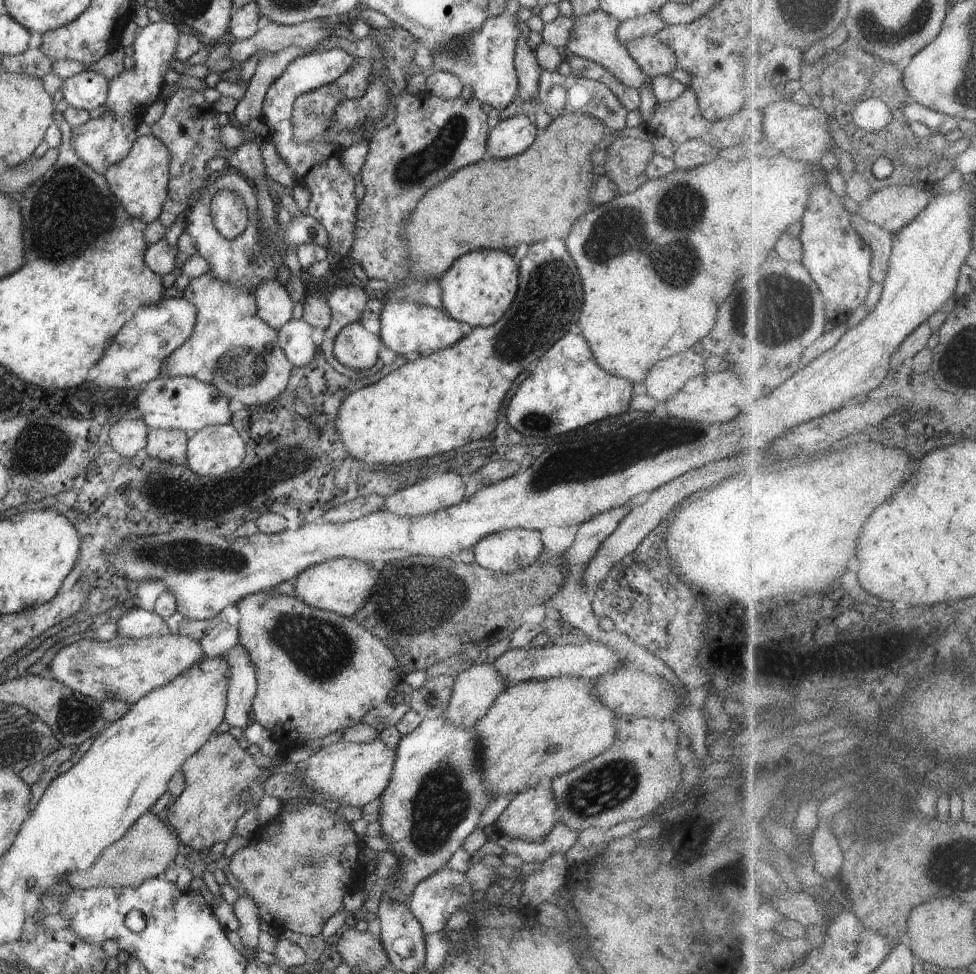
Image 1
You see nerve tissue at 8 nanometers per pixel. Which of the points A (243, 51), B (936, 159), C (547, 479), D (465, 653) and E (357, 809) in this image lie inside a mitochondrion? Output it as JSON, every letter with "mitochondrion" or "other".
{"A":"other","B":"other","C":"mitochondrion","D":"other","E":"other"}

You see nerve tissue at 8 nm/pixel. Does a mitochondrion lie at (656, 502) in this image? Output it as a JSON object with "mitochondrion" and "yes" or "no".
{"mitochondrion":"no"}

